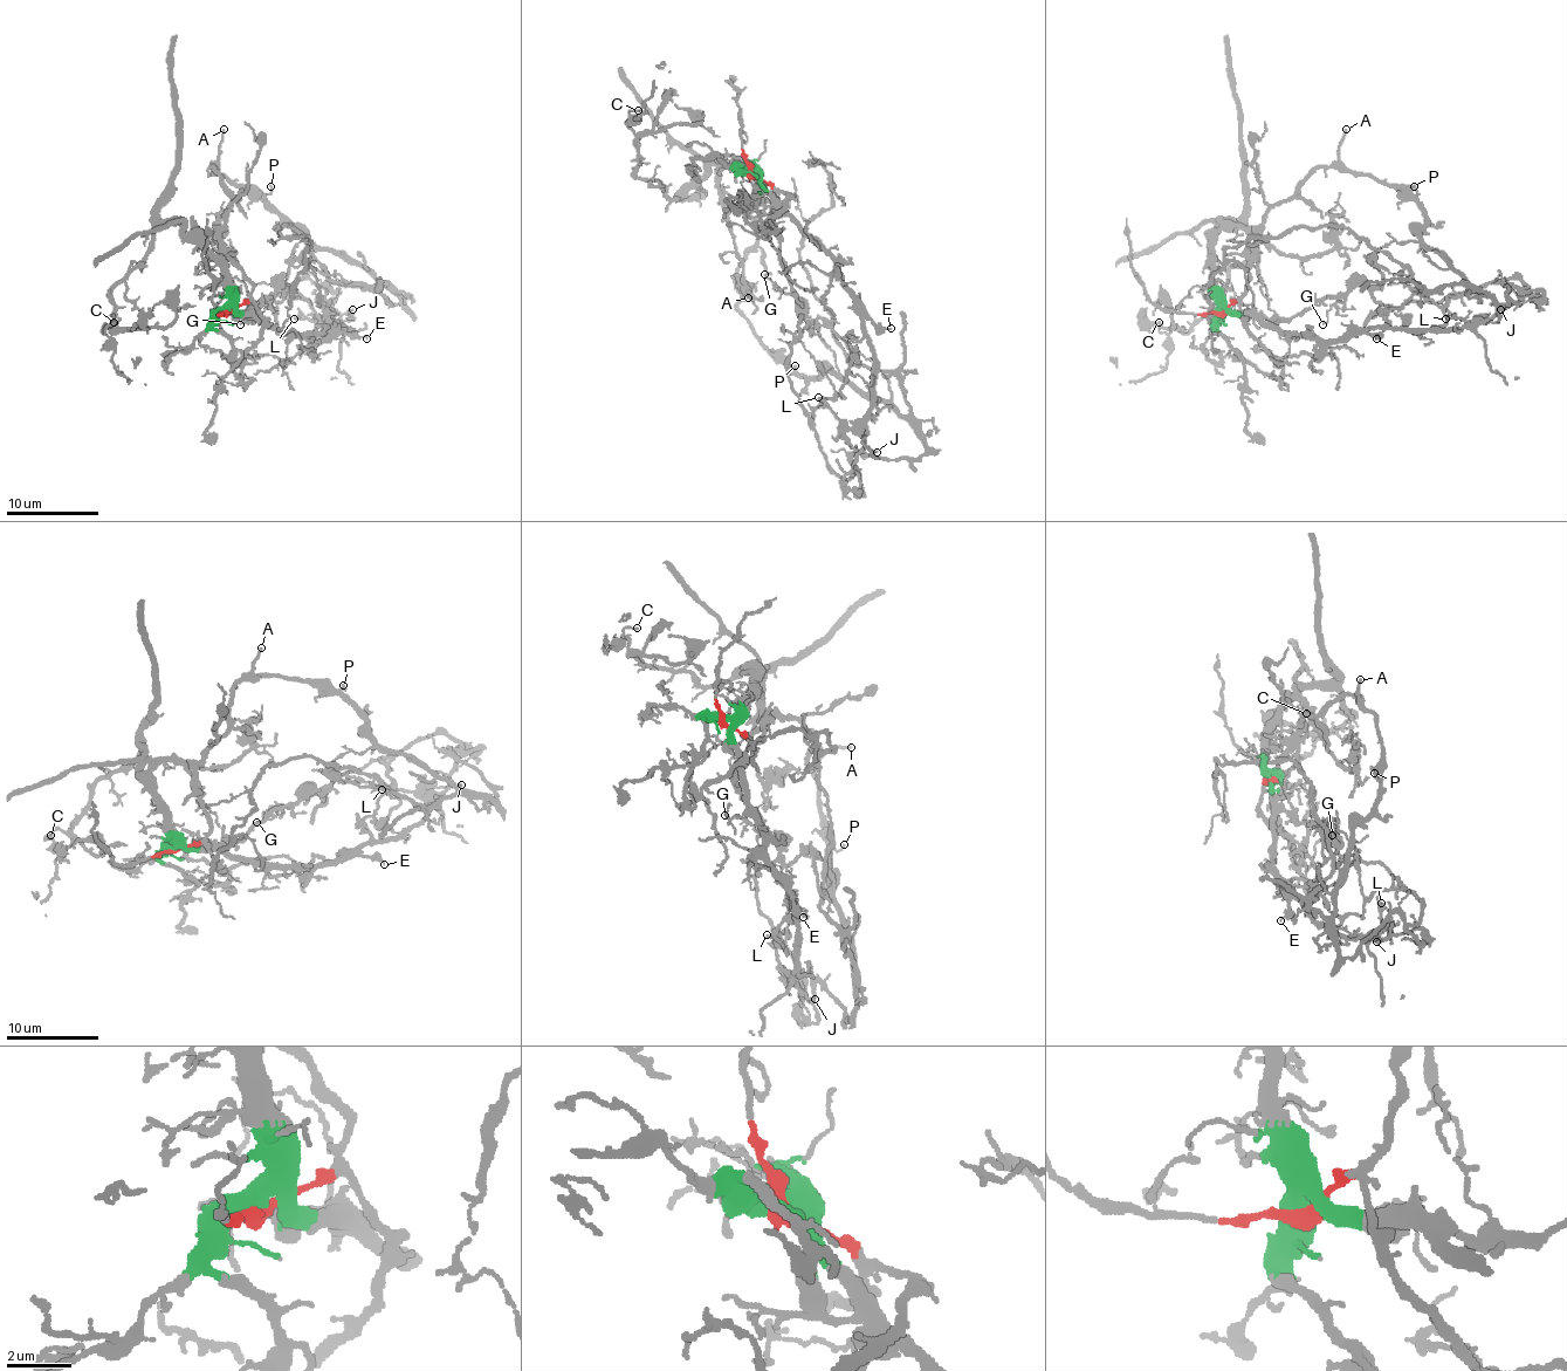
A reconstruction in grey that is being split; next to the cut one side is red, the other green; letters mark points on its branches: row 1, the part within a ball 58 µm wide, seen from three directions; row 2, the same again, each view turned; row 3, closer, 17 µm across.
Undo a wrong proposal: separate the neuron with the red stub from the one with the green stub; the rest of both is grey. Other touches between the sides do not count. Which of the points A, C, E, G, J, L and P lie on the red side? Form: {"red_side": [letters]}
{"red_side": ["A", "P"]}

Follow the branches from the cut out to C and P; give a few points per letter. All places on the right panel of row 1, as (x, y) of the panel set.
C: (1221, 312), (1214, 233), (1244, 227), (1249, 254), (1230, 268), (1223, 295), (1187, 333), (1161, 333), (1159, 321)
P: (1223, 312), (1244, 292), (1249, 259), (1270, 211), (1320, 166), (1359, 171), (1418, 194), (1414, 185)

